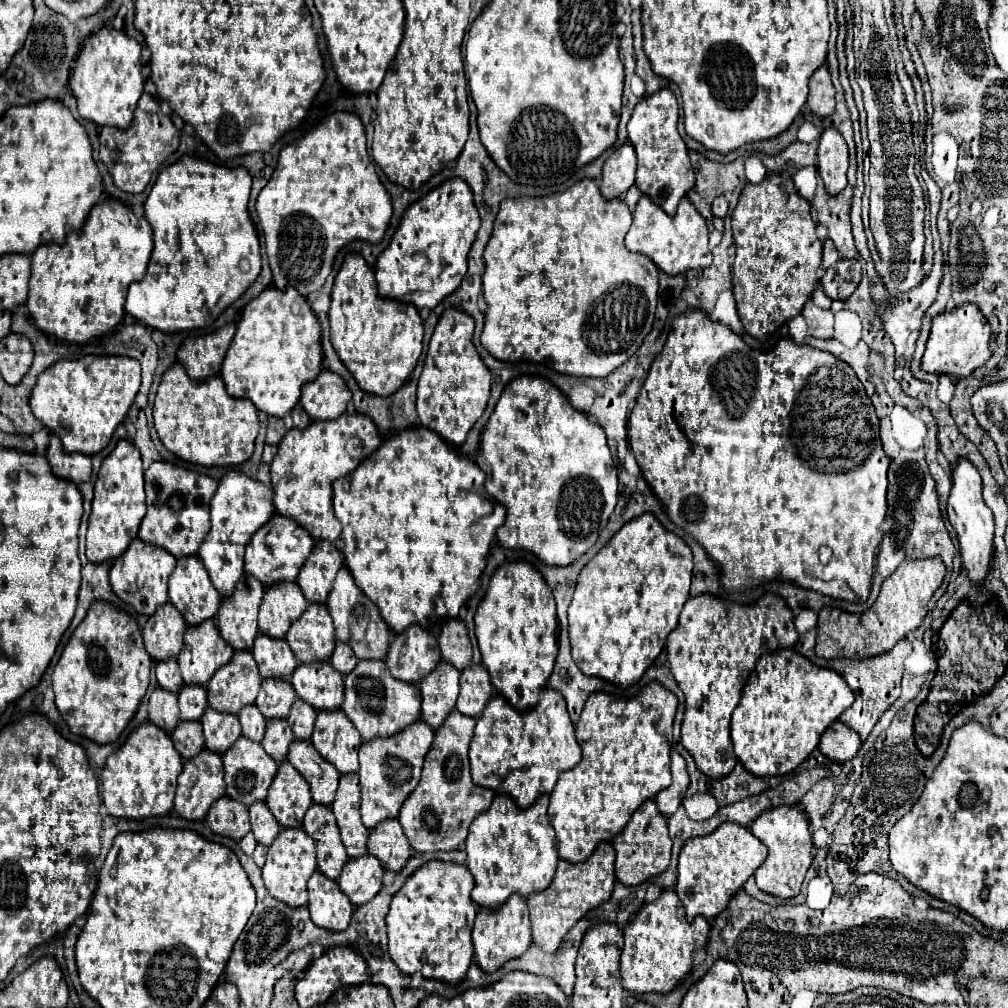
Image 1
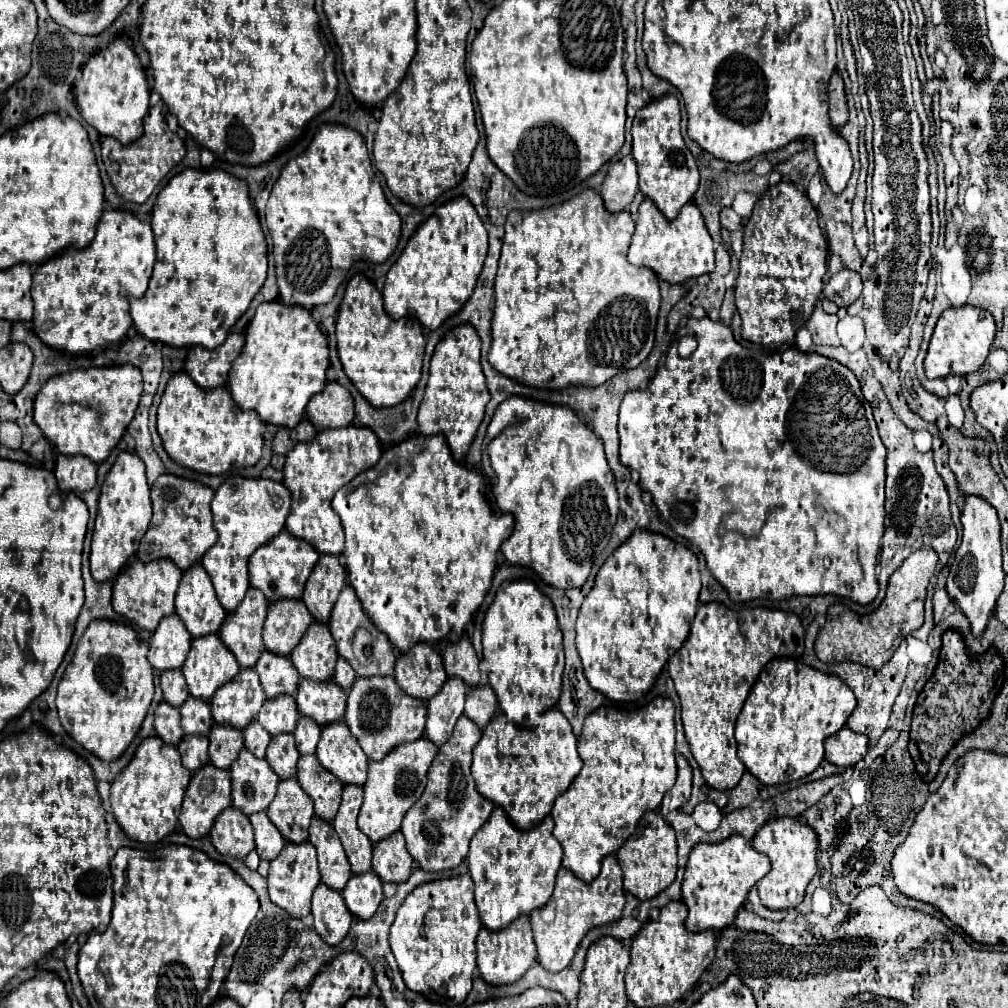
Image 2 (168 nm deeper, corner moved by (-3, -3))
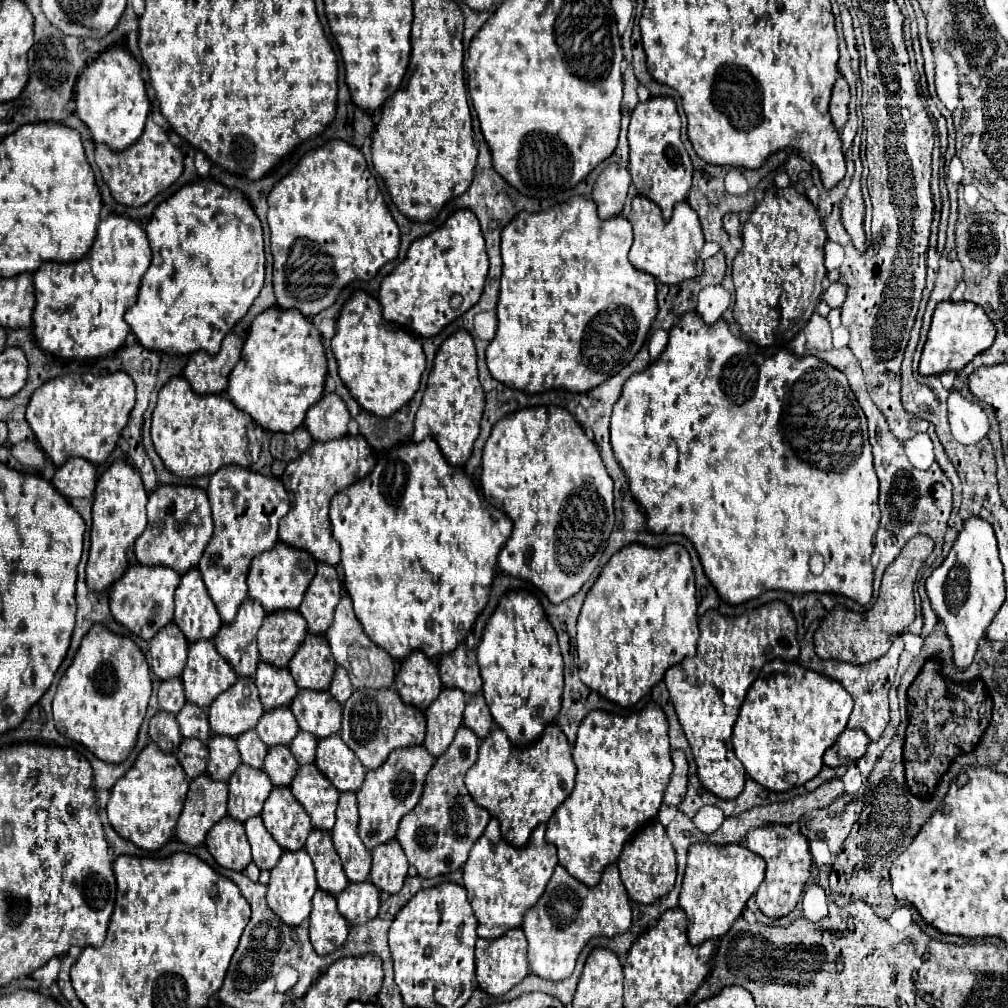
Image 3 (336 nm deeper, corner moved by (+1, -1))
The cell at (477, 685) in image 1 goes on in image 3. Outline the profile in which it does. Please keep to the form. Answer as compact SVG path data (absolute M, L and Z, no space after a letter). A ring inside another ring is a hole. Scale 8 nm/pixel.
M482 692L472 694L466 704L466 710L464 710L464 726L474 730L474 734L478 738L486 738L492 724L494 724L494 720L492 720L492 714L488 710L488 704L486 704Z

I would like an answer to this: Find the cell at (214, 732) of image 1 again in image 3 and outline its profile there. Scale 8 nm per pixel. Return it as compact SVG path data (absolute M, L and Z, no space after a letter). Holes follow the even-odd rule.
M212 734L208 744L208 774L214 780L228 780L240 766L240 754L234 738Z

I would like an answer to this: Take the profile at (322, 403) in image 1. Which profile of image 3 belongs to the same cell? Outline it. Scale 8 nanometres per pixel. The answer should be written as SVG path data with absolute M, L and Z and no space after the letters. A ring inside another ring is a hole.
M330 392L310 406L304 418L304 426L308 428L314 440L326 442L344 436L348 432L348 420L350 412L344 400L336 392Z

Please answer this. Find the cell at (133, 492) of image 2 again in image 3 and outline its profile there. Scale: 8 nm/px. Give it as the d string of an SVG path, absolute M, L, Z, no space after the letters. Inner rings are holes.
M116 460L98 480L92 508L92 534L90 534L90 558L88 558L88 588L108 590L120 574L134 562L134 542L146 530L148 494L140 482L140 474L126 460Z

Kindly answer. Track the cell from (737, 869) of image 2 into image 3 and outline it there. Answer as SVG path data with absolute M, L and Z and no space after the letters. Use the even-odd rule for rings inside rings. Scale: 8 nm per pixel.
M692 844L678 906L688 914L688 942L692 946L724 936L742 914L748 898L764 880L766 862L744 844Z

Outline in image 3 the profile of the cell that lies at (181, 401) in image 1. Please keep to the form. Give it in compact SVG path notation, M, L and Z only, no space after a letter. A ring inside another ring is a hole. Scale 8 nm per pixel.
M172 376L164 388L158 392L158 402L152 412L152 442L162 458L164 466L174 472L176 476L202 476L202 474L214 474L224 464L236 464L248 468L258 460L260 444L254 434L254 420L236 408L230 400L226 400L220 394L194 394L194 390L188 386L186 378Z

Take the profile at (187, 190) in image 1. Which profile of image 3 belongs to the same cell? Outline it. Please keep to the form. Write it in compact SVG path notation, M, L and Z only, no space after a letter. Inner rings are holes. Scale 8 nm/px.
M200 178L192 184L184 184L178 192L174 192L172 196L168 196L164 202L160 202L156 206L156 210L150 218L150 224L146 226L146 234L148 234L150 248L152 248L152 264L150 264L148 272L142 278L136 304L124 316L126 322L130 324L132 332L138 338L138 342L142 346L146 346L148 350L158 350L158 352L168 352L168 354L192 354L196 350L204 350L208 354L216 354L220 350L222 338L248 312L248 308L252 306L252 302L256 300L256 296L260 294L260 290L264 286L264 234L262 234L262 224L260 224L258 216L254 214L250 202L244 198L244 194L240 190L230 190L230 188L226 188L224 184L220 184L216 180Z

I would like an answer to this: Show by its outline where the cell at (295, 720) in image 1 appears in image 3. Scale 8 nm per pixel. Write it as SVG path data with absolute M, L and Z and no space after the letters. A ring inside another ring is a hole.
M300 730L300 732L296 734L296 738L294 738L292 744L290 744L290 750L292 750L292 754L294 754L294 758L298 760L300 766L314 762L316 742L318 742L318 738L316 738L314 734L308 734L308 732L304 732L304 730Z

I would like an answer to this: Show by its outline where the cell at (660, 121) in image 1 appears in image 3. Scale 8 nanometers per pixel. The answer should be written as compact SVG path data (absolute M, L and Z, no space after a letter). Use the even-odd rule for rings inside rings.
M656 96L640 102L630 114L628 142L630 142L630 174L640 196L660 206L662 216L672 216L674 204L686 200L692 186L692 162L680 140L680 116L676 102L670 96Z

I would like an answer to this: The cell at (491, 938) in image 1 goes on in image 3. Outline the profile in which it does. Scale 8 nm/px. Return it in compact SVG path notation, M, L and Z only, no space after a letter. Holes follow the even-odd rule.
M512 928L504 936L494 938L494 940L478 938L478 942L476 942L476 980L478 980L478 986L494 996L506 994L512 986L516 986L530 972L526 952L528 952L528 940L524 938L522 928Z

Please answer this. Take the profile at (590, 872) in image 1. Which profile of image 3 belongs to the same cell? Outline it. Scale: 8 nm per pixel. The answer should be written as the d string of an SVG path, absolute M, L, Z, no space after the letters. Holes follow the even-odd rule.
M558 864L538 904L524 914L522 930L528 938L530 970L546 980L564 980L572 974L578 954L592 936L624 934L630 922L630 898L614 864L606 866L602 880L592 888L572 878L568 870Z

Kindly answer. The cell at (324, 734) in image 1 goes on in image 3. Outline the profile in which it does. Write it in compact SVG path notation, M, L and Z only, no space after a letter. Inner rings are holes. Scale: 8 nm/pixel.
M330 734L328 738L318 740L314 764L340 792L356 792L366 776L366 768L360 764L356 754L348 746L344 746L340 734Z

